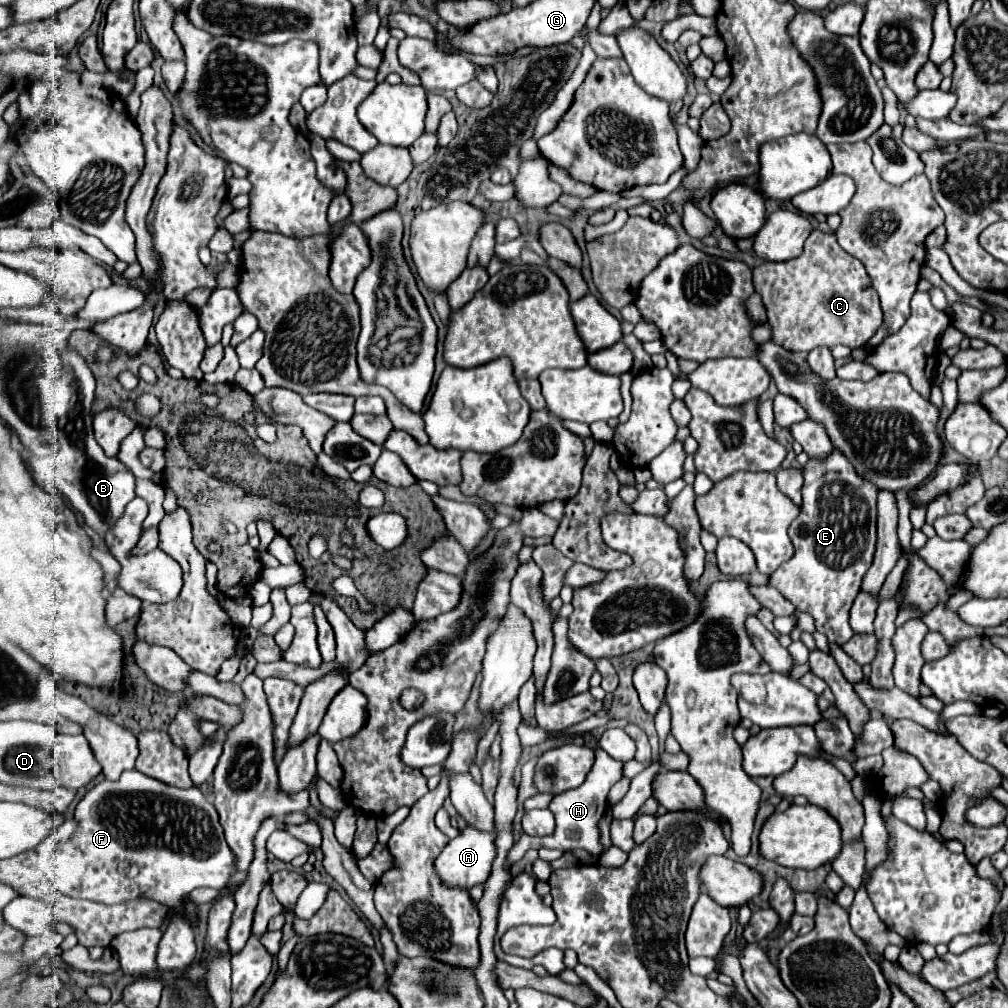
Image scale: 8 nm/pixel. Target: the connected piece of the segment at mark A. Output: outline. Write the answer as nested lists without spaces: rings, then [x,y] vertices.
[[[462,826],[460,834],[448,842],[448,846],[442,850],[442,854],[436,860],[436,870],[440,874],[440,878],[446,884],[452,886],[464,886],[464,888],[472,888],[478,882],[484,882],[484,878],[488,878],[490,872],[490,858],[496,856],[496,830],[492,832],[482,832],[476,830],[472,826]]]

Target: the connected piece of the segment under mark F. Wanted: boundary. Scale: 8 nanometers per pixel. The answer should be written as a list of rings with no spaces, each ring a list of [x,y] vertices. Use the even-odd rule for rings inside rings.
[[[128,770],[128,772],[122,772],[122,776],[112,782],[112,780],[102,780],[100,784],[96,784],[76,806],[74,810],[74,820],[76,820],[76,830],[72,832],[68,844],[64,844],[62,848],[58,848],[54,854],[52,854],[52,870],[50,870],[50,882],[52,886],[70,896],[70,898],[84,898],[84,900],[94,900],[94,902],[102,902],[102,904],[122,904],[122,902],[128,902],[128,900],[134,900],[134,898],[150,898],[150,900],[156,900],[168,908],[180,908],[184,904],[184,898],[194,890],[194,888],[200,888],[200,886],[206,886],[206,888],[214,888],[214,890],[222,890],[226,884],[228,884],[228,878],[230,874],[236,870],[234,868],[234,854],[230,852],[226,840],[224,840],[224,832],[222,832],[222,826],[218,822],[218,812],[214,808],[214,804],[202,794],[200,788],[196,786],[190,786],[190,788],[176,788],[176,786],[168,786],[156,778],[150,778],[150,776],[144,776],[142,772],[138,770]]]

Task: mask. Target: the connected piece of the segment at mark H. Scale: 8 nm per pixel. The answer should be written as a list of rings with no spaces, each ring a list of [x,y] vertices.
[[[596,748],[596,760],[594,760],[594,766],[588,772],[584,784],[580,784],[576,790],[566,790],[566,792],[558,794],[550,802],[550,810],[554,814],[558,814],[554,834],[544,836],[544,838],[536,838],[524,833],[520,840],[512,846],[512,852],[508,852],[508,868],[512,868],[530,848],[556,848],[562,852],[568,852],[572,848],[582,848],[598,858],[604,852],[604,846],[600,842],[598,822],[608,810],[608,792],[620,778],[622,778],[622,762],[608,756],[602,748]]]

